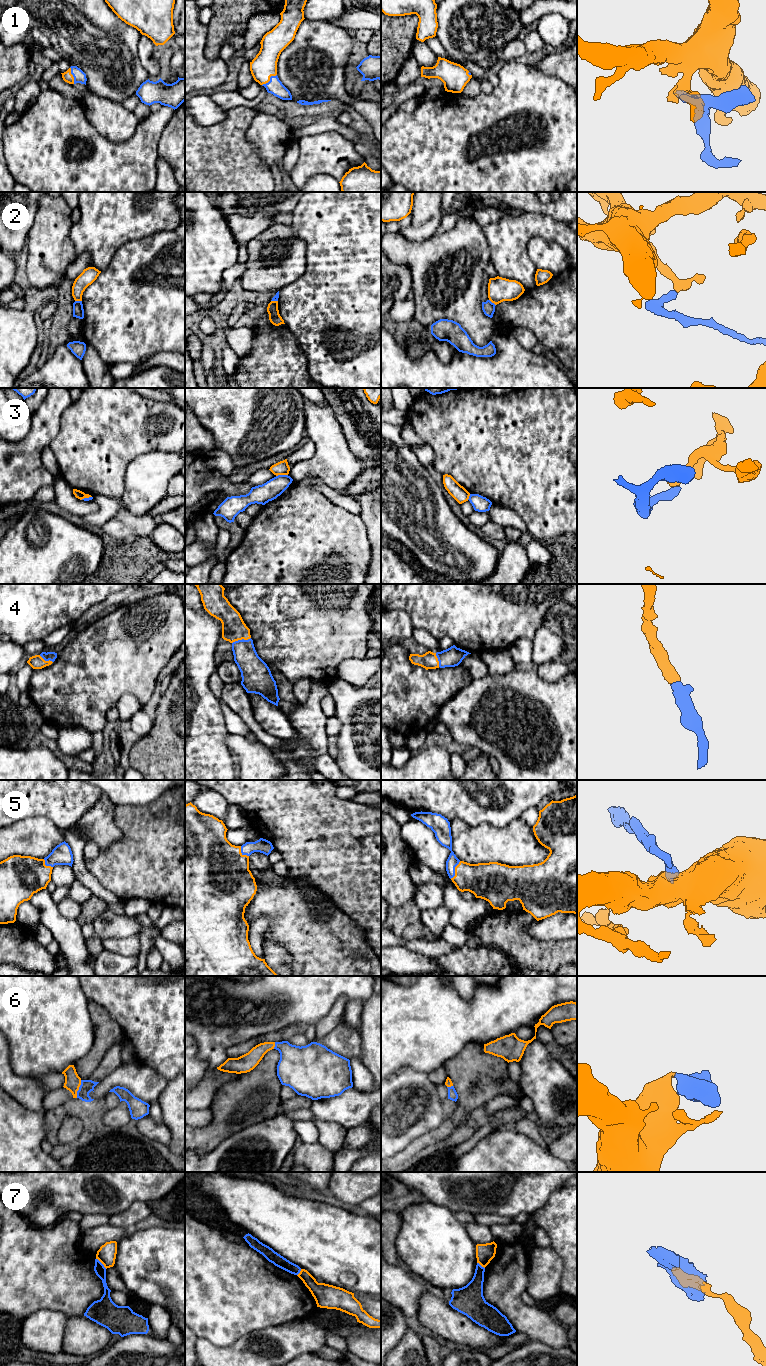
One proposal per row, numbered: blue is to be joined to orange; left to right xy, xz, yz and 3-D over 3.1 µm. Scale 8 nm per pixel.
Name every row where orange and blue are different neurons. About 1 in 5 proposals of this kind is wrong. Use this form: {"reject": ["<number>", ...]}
{"reject": ["2", "3", "7"]}

